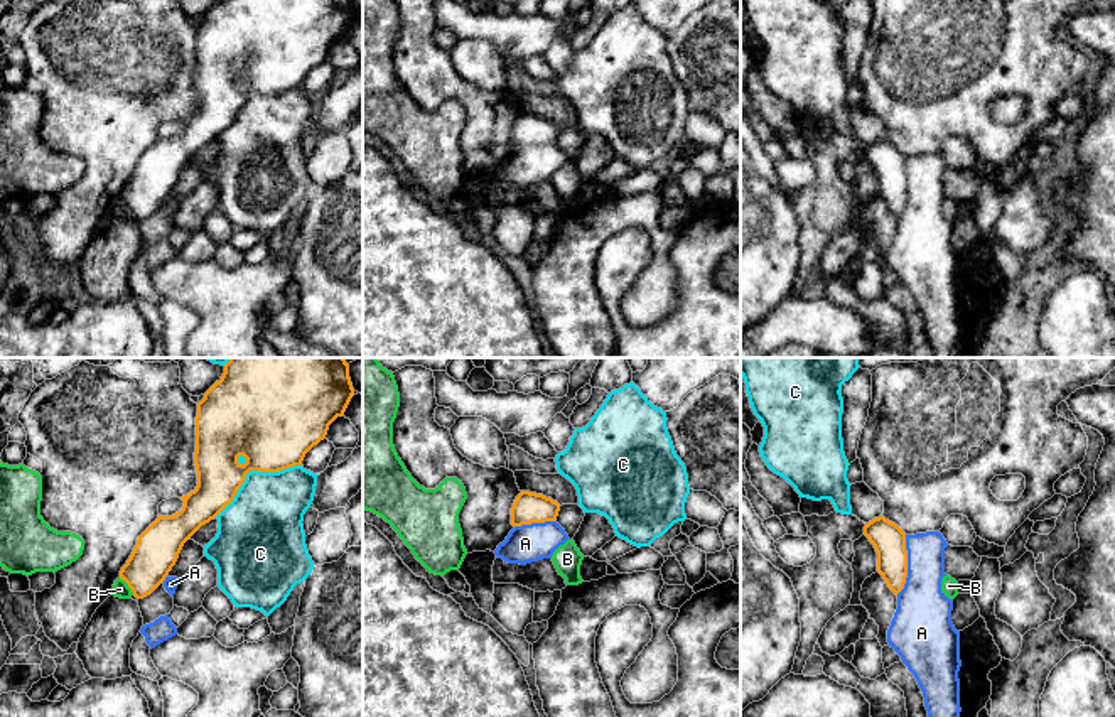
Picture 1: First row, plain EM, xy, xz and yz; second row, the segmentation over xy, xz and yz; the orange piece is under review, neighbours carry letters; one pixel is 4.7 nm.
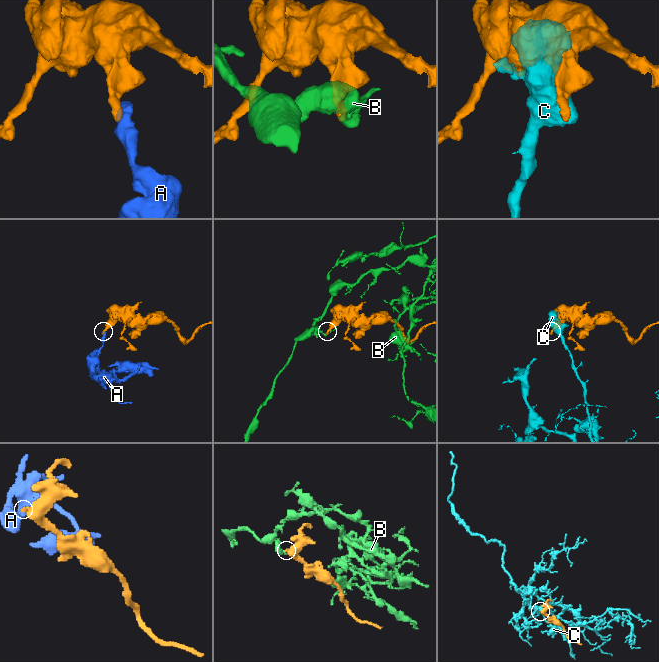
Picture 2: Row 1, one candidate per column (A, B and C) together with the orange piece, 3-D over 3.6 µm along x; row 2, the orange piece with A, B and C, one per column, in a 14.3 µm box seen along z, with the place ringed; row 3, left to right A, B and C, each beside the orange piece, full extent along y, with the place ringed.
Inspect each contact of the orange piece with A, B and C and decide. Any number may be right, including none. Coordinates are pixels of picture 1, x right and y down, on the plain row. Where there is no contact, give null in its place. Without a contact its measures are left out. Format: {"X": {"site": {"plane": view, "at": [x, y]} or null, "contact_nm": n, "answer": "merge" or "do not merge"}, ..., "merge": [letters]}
{"A": {"site": {"plane": "yz", "at": [906, 188]}, "contact_nm": 300, "answer": "do not merge"}, "B": {"site": {"plane": "xy", "at": [129, 208]}, "contact_nm": 120, "answer": "do not merge"}, "C": {"site": {"plane": "xy", "at": [252, 91]}, "contact_nm": 480, "answer": "do not merge"}, "merge": []}

